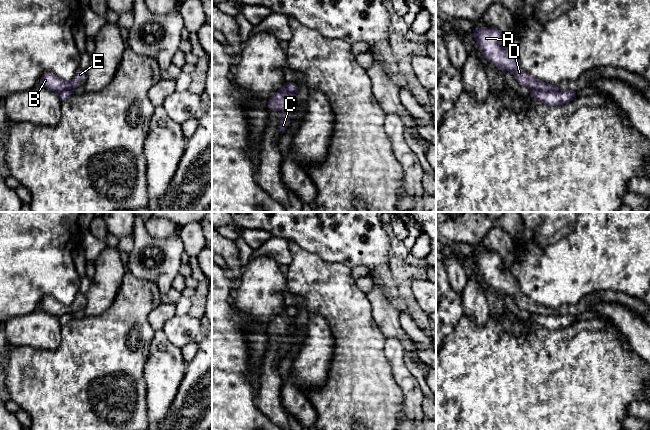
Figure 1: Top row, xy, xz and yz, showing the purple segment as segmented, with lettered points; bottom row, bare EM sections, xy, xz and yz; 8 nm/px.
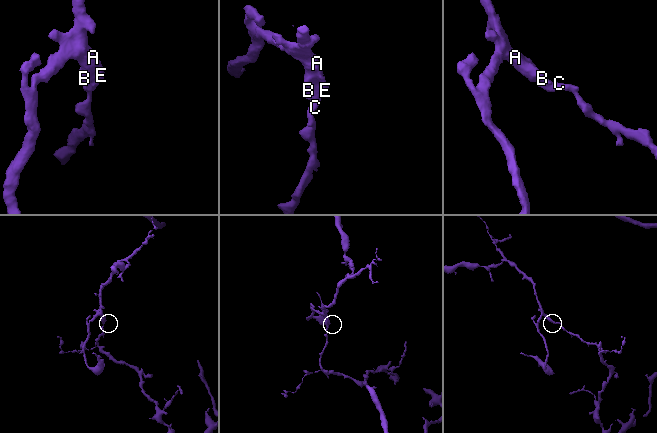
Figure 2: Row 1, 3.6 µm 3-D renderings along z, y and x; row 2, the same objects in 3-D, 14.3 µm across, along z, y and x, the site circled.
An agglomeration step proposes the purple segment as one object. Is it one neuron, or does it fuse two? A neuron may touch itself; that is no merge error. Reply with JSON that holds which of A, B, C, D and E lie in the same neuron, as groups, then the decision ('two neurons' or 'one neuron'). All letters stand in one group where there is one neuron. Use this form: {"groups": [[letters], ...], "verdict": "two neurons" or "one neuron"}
{"groups": [["A", "B", "D", "E"], ["C"]], "verdict": "two neurons"}

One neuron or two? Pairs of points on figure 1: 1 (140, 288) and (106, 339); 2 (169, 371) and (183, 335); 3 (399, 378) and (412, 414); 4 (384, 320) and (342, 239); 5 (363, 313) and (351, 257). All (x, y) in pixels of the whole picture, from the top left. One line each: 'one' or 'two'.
1: one
2: two
3: one
4: two
5: two

